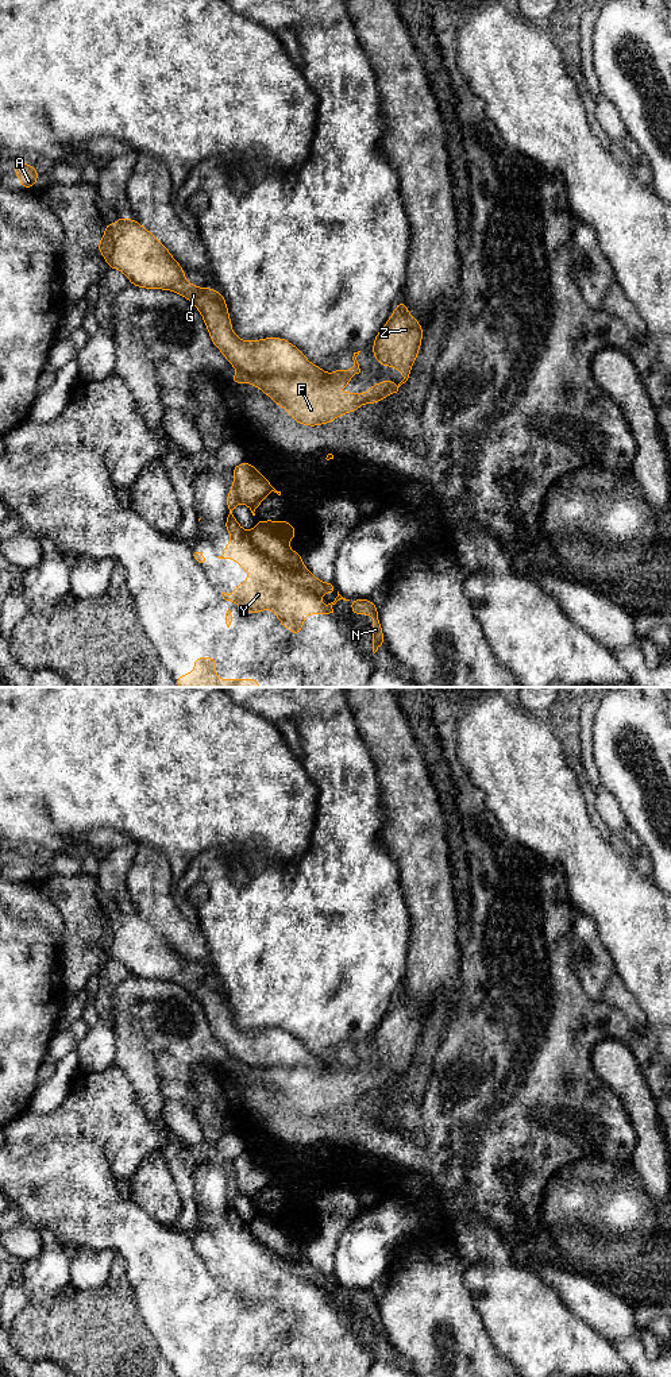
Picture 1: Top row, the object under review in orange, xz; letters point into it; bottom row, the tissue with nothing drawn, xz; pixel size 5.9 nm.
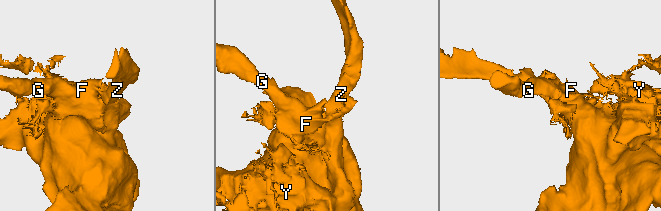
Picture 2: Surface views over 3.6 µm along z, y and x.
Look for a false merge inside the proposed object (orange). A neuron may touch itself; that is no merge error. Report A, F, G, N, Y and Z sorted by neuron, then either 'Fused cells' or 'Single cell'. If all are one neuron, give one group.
Groups: A G Z / F N Y. Fused cells

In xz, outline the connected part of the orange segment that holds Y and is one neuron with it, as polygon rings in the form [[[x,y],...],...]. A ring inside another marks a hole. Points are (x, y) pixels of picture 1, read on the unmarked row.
[[[247,1152],[239,1157],[235,1157],[232,1162],[234,1176],[227,1187],[227,1214],[221,1216],[228,1220],[231,1233],[227,1238],[220,1239],[223,1246],[217,1249],[235,1250],[239,1260],[246,1260],[248,1262],[248,1268],[246,1274],[239,1274],[235,1277],[234,1285],[221,1284],[221,1287],[225,1292],[238,1295],[247,1304],[258,1304],[265,1303],[266,1300],[271,1300],[275,1304],[278,1312],[281,1312],[282,1316],[296,1327],[301,1323],[306,1305],[333,1304],[332,1297],[339,1291],[350,1291],[346,1291],[339,1285],[333,1273],[324,1274],[312,1266],[305,1258],[301,1246],[288,1238],[288,1231],[297,1231],[294,1227],[297,1220],[289,1215],[289,1210],[285,1210],[282,1215],[274,1211],[257,1211],[255,1219],[248,1223],[238,1215],[232,1204],[238,1195],[246,1195],[250,1199],[252,1207],[255,1207],[254,1203],[259,1199],[262,1191],[267,1185],[274,1183],[281,1187],[281,1183],[277,1183],[273,1176],[262,1168],[259,1161],[252,1158]],[[331,1282],[336,1282],[338,1288],[327,1297],[321,1297],[320,1287],[328,1285]]]

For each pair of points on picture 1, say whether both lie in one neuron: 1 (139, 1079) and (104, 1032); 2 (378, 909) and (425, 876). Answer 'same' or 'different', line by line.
1: same
2: different

